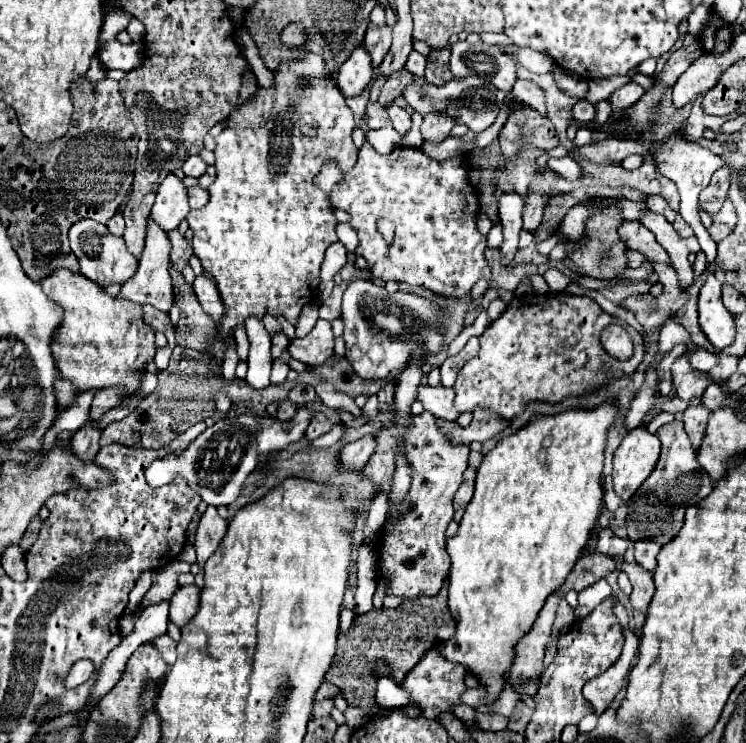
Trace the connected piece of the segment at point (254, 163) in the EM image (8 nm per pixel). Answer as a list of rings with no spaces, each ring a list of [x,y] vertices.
[[[303,52],[301,60],[299,62],[283,62],[281,64],[281,70],[279,74],[275,74],[275,82],[277,86],[275,88],[259,88],[255,92],[255,96],[251,98],[249,104],[243,104],[239,106],[229,118],[229,126],[217,136],[217,148],[215,148],[215,170],[217,170],[217,178],[215,182],[209,186],[209,204],[203,206],[201,210],[191,210],[187,214],[187,222],[189,222],[189,228],[193,230],[193,250],[195,254],[199,256],[201,264],[203,264],[203,270],[209,272],[213,278],[215,278],[215,284],[217,284],[217,290],[219,290],[219,296],[223,300],[223,306],[225,306],[225,314],[221,318],[221,322],[217,324],[217,338],[215,338],[215,344],[207,350],[207,354],[211,358],[215,358],[217,362],[221,362],[225,358],[223,354],[223,342],[227,338],[233,336],[233,330],[237,326],[243,326],[247,318],[255,316],[259,320],[263,320],[263,316],[269,312],[273,314],[275,318],[283,316],[287,322],[291,322],[293,326],[297,324],[297,318],[303,310],[303,306],[311,304],[317,300],[317,288],[319,288],[319,270],[321,270],[321,262],[323,262],[323,256],[325,256],[325,250],[329,244],[337,242],[337,234],[335,234],[335,228],[339,224],[339,220],[335,218],[333,210],[335,206],[329,202],[329,196],[317,188],[313,184],[313,178],[321,172],[321,166],[327,164],[327,162],[335,162],[343,174],[347,174],[355,162],[357,162],[357,150],[353,146],[353,140],[351,140],[351,130],[353,130],[353,112],[347,108],[345,104],[345,98],[343,94],[339,92],[337,84],[331,80],[331,78],[325,78],[325,68],[323,68],[323,58],[313,54],[313,52]]]

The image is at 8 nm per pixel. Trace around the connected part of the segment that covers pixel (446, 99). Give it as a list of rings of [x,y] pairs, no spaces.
[[[413,76],[413,82],[409,86],[405,86],[403,96],[405,96],[405,102],[421,116],[431,114],[431,112],[441,112],[441,114],[453,118],[455,124],[465,124],[473,132],[483,132],[485,128],[489,128],[495,122],[503,102],[505,102],[505,92],[499,92],[491,82],[485,82],[477,76],[451,78],[449,82],[445,82],[439,88],[435,84],[429,84],[423,76]]]

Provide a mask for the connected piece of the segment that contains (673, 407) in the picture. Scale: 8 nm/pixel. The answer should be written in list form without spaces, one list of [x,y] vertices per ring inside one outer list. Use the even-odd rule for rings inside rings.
[[[681,354],[679,358],[675,358],[675,362],[671,367],[673,378],[673,388],[675,388],[675,396],[671,400],[667,400],[665,404],[649,410],[641,422],[641,426],[647,426],[657,414],[661,412],[685,412],[689,406],[689,400],[693,396],[703,396],[705,388],[713,382],[713,378],[709,376],[709,372],[701,372],[695,370],[689,364],[687,354]]]

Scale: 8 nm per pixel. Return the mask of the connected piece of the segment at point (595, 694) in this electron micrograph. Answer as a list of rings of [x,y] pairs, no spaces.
[[[623,628],[623,636],[625,636],[625,646],[623,646],[619,660],[607,672],[603,672],[597,678],[591,678],[583,686],[583,696],[597,714],[603,714],[605,708],[615,698],[615,694],[623,688],[623,682],[635,660],[635,654],[639,648],[639,638],[635,636],[635,632],[631,628]]]

